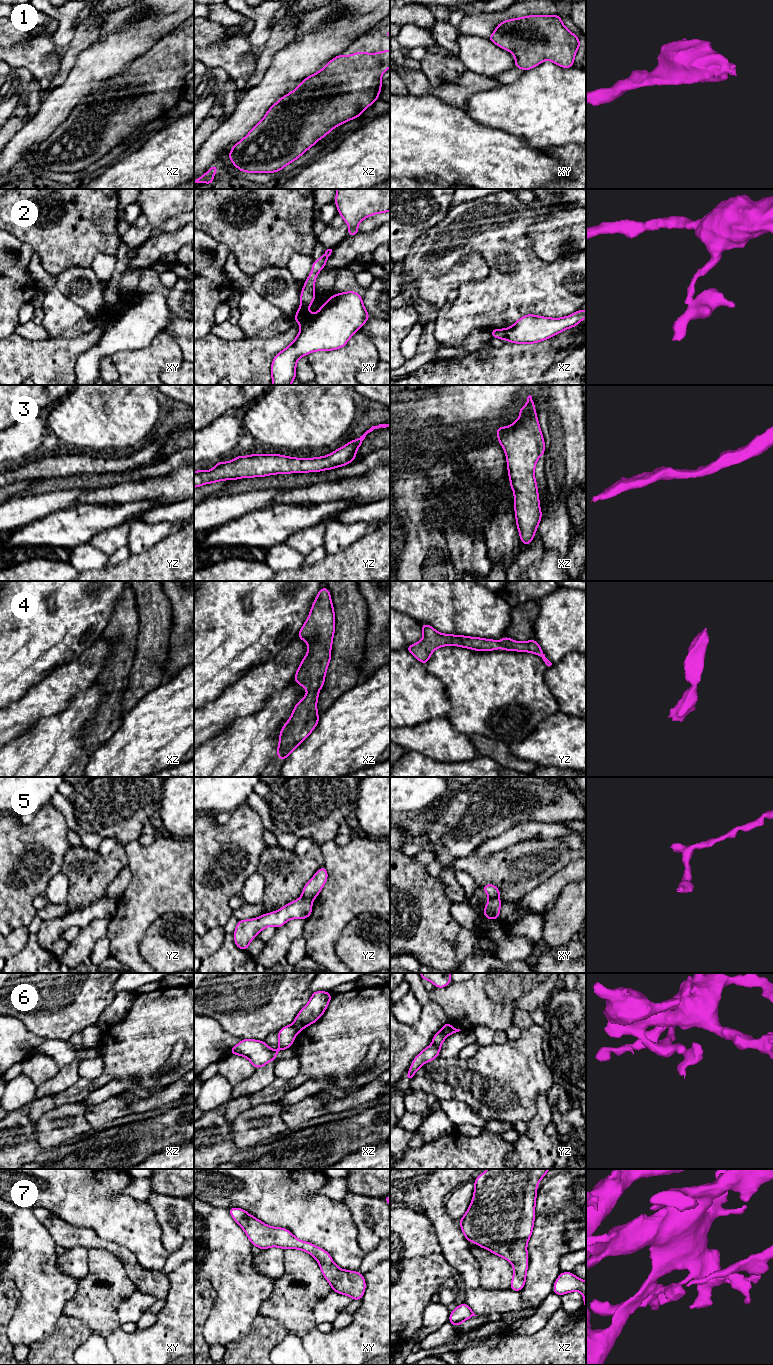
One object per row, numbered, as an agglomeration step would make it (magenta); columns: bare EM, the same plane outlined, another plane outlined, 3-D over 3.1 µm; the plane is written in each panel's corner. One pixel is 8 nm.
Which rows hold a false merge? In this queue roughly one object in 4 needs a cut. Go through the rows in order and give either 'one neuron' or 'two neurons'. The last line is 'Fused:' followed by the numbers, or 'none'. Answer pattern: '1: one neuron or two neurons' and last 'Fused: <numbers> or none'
1: one neuron
2: two neurons
3: one neuron
4: one neuron
5: two neurons
6: two neurons
7: one neuron
Fused: 2, 5, 6

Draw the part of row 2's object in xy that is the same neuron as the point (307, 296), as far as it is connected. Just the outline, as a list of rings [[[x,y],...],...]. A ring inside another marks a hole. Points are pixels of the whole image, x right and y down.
[[[327,249],[322,257],[313,262],[311,274],[305,280],[304,287],[301,290],[301,304],[296,315],[294,316],[295,322],[302,324],[311,317],[308,308],[310,305],[312,305],[315,299],[314,284],[316,277],[317,274],[325,267],[327,259],[331,253],[332,249]]]

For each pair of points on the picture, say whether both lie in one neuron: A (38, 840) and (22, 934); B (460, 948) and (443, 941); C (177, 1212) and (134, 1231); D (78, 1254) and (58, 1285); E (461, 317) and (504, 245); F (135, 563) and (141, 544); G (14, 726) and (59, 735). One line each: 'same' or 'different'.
A: different
B: different
C: different
D: different
E: same
F: different
G: different

